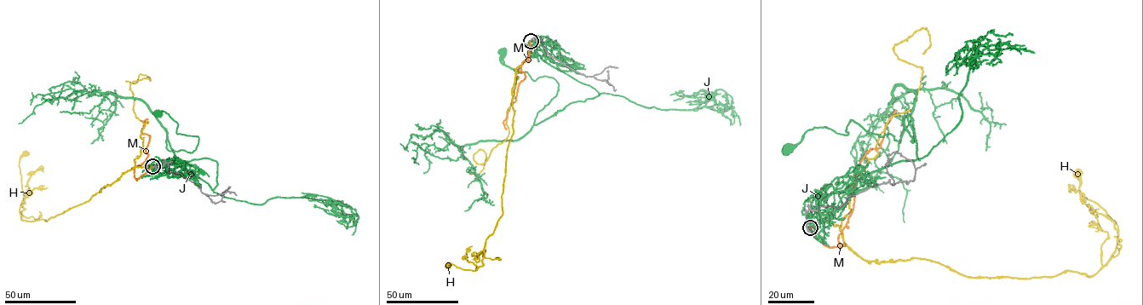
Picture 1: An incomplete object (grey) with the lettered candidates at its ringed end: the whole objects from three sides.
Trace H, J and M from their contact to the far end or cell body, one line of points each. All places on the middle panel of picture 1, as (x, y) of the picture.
H: (531, 41), (513, 89), (502, 213), (486, 239), (483, 265), (473, 271), (449, 265)
J: (531, 41), (545, 62), (599, 94), (534, 124), (558, 83), (545, 76), (533, 80), (505, 66), (502, 52)
M: (531, 40), (530, 61), (523, 60), (520, 67), (525, 77), (507, 113), (506, 129)

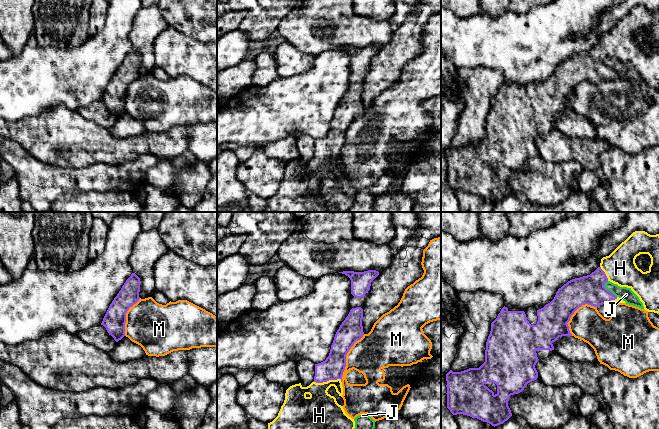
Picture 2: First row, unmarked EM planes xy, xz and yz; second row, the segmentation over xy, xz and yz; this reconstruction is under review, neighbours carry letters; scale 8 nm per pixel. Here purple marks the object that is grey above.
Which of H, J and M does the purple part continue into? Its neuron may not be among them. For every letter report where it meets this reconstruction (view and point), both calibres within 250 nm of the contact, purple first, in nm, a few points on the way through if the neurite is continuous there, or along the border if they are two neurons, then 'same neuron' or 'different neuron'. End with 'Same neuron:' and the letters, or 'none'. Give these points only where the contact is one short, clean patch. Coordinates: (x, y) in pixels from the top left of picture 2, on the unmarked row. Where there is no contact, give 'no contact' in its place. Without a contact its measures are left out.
H: meets purple in xz at (327, 156); 180 nm thick on the purple side, 280 nm on the other; same neuron
J: meets purple in yz at (608, 66); 220 nm thick on the purple side, 110 nm on the other; border along yz (606, 57), (604, 62), (616, 73); different neuron
M: meets purple in xz at (345, 133); 190 nm thick on the purple side, 300 nm on the other; different neuron
Same neuron: H

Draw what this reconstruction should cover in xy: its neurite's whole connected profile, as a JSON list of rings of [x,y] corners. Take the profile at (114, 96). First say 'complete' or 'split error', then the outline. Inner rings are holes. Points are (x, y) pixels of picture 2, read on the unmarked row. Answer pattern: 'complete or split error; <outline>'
complete; [[[132,49],[110,80],[101,101],[116,118],[125,112],[126,89],[140,73],[140,54]]]

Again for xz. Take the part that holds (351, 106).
split error; [[[352,84],[337,106],[325,137],[315,140],[314,157],[307,163],[301,159],[290,162],[278,192],[270,199],[263,212],[348,212],[355,204],[355,197],[349,193],[343,182],[327,167],[334,162],[339,172],[343,171],[342,151],[346,143],[346,131],[363,111],[363,85]]]

